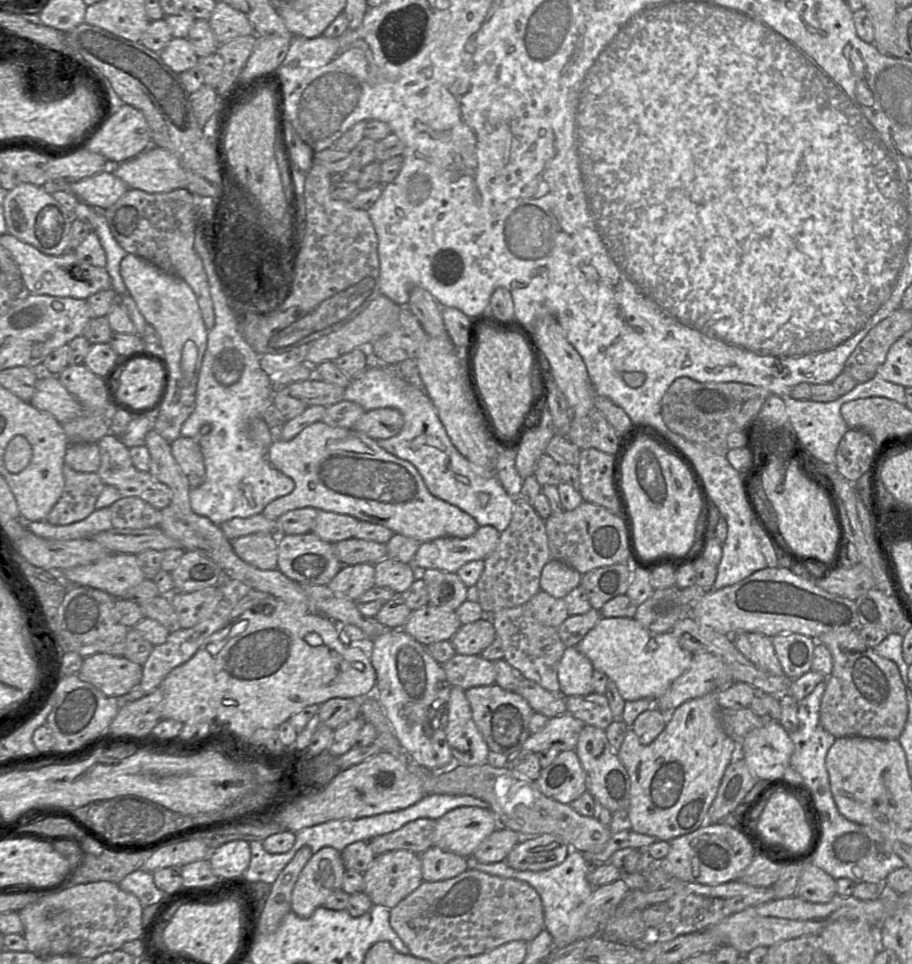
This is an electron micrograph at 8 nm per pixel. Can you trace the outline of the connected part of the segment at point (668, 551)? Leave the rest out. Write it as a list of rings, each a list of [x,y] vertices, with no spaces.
[[[639,439],[623,461],[622,487],[634,522],[636,548],[643,560],[680,558],[692,552],[703,505],[689,471],[680,460],[654,442]]]

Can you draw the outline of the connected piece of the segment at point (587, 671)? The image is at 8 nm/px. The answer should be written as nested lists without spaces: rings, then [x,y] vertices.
[[[575,646],[566,647],[558,667],[560,692],[568,696],[585,696],[594,692],[591,661]]]

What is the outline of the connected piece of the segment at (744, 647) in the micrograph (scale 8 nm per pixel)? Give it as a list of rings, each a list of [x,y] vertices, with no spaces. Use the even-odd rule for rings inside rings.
[[[752,632],[735,633],[731,637],[737,650],[757,667],[766,673],[784,675],[770,637]]]

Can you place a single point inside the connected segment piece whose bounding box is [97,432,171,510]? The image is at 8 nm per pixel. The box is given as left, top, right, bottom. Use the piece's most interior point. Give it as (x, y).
(116, 469)

